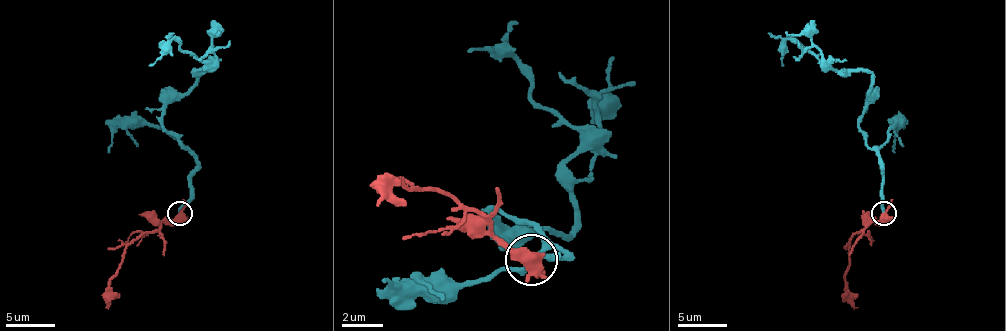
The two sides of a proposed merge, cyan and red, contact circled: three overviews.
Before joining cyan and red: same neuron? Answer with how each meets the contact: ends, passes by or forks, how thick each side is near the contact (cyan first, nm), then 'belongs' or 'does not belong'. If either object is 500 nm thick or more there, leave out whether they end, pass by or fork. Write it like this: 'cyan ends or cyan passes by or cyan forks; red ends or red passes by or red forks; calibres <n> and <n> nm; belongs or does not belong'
cyan ends; red forks; calibres 260 and 460 nm; does not belong

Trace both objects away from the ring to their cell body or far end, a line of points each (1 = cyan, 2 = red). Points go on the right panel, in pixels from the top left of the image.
1: (883, 211), (880, 159), (858, 124), (868, 102), (868, 72), (836, 72), (788, 40), (781, 60), (784, 65)
2: (883, 214), (851, 238), (846, 298), (858, 308)

